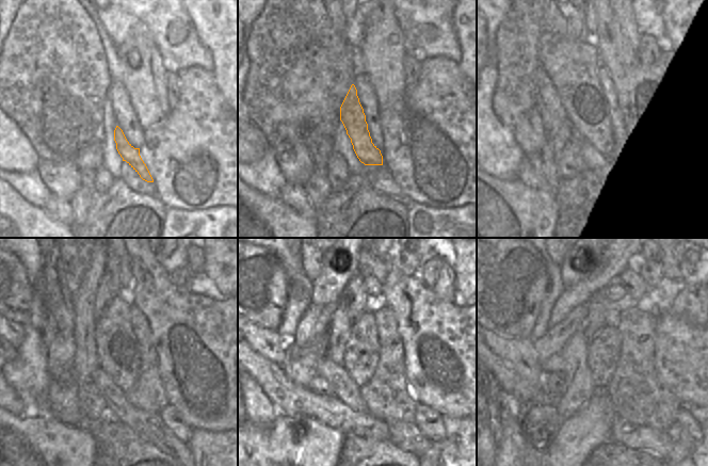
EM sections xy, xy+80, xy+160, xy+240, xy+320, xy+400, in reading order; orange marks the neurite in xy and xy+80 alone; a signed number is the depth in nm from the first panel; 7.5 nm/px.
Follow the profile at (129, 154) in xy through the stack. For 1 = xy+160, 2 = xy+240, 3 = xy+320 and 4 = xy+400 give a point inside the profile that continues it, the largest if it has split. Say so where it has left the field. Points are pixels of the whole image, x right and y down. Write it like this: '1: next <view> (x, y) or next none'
1: next xy+160 (588, 110)
2: next xy+240 (117, 351)
3: next xy+320 (360, 358)
4: next xy+400 (604, 349)

